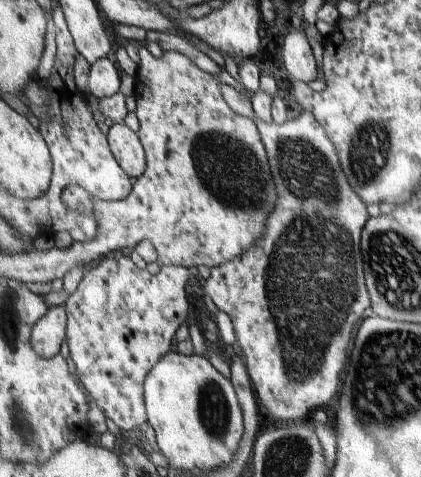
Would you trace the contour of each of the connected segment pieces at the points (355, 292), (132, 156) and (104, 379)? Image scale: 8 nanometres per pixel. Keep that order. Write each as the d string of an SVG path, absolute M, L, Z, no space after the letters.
M304 110L297 118L283 124L259 118L259 130L263 132L263 142L270 154L279 204L271 212L271 224L267 224L263 240L243 256L212 268L203 290L208 302L230 317L256 396L266 412L277 420L292 423L310 418L316 408L327 406L341 392L343 372L353 350L353 334L363 322L365 310L371 306L361 258L361 232L369 220L369 210L347 180L334 140L311 110Z
M113 123L108 127L107 140L113 156L136 180L147 170L147 153L139 133L125 123Z
M117 251L102 258L95 268L87 271L79 288L63 304L68 314L67 339L76 374L121 435L130 436L136 428L148 426L145 389L147 376L163 356L175 349L175 336L179 328L190 321L187 317L187 284L191 275L187 269L183 265L163 264L159 274L151 274L148 268L139 268L129 256Z

